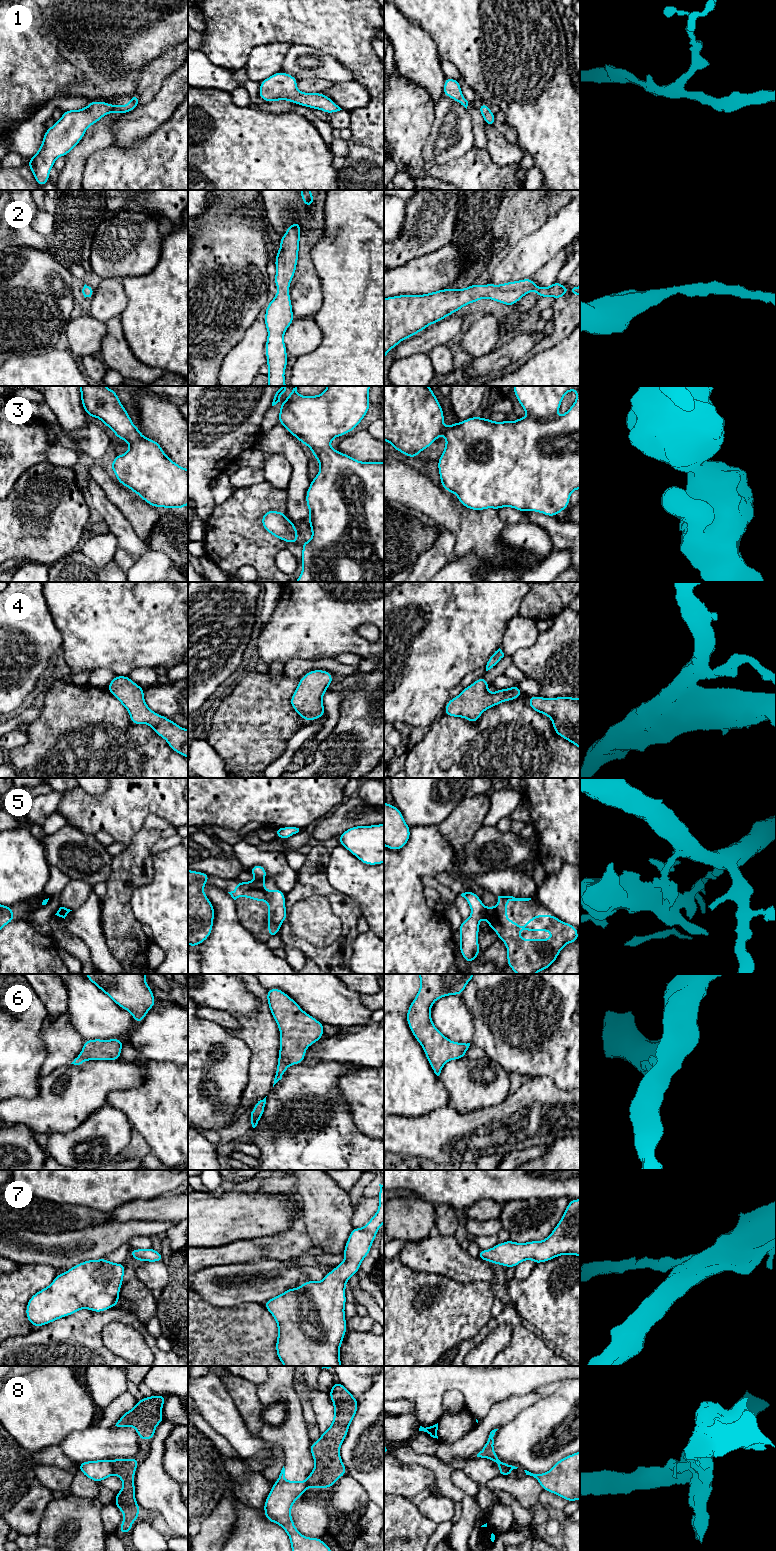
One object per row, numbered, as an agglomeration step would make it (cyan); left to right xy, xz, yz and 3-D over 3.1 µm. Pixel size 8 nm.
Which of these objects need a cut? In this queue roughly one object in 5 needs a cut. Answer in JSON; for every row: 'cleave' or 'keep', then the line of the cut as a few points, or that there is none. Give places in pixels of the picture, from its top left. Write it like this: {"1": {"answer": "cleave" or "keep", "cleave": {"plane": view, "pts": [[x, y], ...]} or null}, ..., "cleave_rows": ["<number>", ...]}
{"1": {"answer": "keep", "cleave": null}, "2": {"answer": "keep", "cleave": null}, "3": {"answer": "keep", "cleave": null}, "4": {"answer": "keep", "cleave": null}, "5": {"answer": "cleave", "cleave": {"plane": "yz", "pts": [[484, 907], [485, 916]]}}, "6": {"answer": "keep", "cleave": null}, "7": {"answer": "keep", "cleave": null}, "8": {"answer": "cleave", "cleave": {"plane": "xy", "pts": [[109, 1460], [115, 1473]]}}, "cleave_rows": ["5", "8"]}

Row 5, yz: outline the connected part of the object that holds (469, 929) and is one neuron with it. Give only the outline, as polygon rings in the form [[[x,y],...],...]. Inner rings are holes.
[[[474,891],[461,894],[471,907],[471,916],[463,920],[458,931],[460,933],[460,952],[467,963],[477,959],[480,952],[478,943],[479,922],[485,917],[485,907]]]

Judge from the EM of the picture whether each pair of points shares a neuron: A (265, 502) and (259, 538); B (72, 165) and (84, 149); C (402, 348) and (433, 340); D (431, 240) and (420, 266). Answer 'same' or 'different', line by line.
A: same
B: same
C: same
D: different

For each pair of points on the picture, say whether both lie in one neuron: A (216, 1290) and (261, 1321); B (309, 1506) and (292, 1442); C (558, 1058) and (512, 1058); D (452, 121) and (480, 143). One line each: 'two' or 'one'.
A: two
B: two
C: one
D: two

